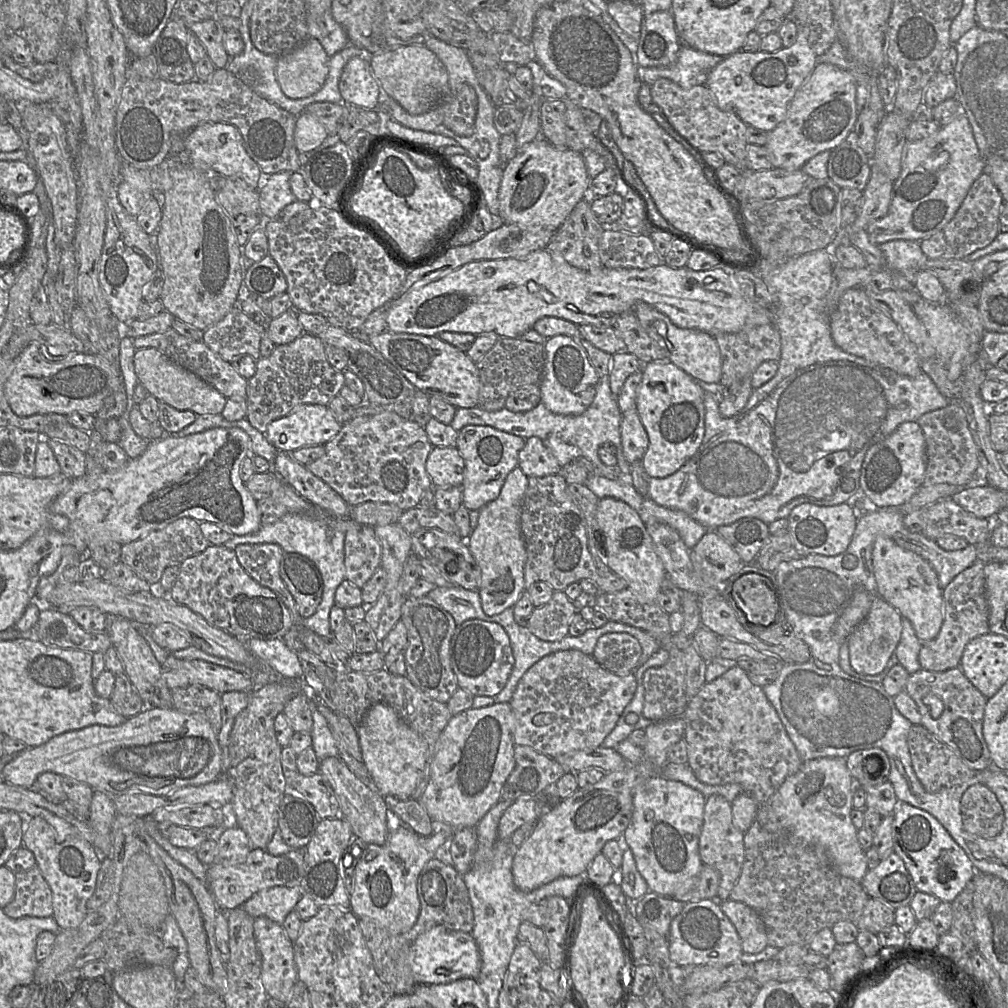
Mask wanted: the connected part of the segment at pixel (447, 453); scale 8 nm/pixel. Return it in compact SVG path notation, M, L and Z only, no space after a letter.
M433 447L425 467L434 489L463 483L464 460L455 447Z

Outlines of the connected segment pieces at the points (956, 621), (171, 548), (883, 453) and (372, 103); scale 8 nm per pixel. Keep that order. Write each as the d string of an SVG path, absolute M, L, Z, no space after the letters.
M982 561L975 562L959 573L943 589L943 624L934 639L922 642L919 652L919 663L922 670L943 672L958 667L967 644L978 636L990 633L985 564Z
M185 517L162 529L154 530L143 538L123 544L121 547L121 561L151 586L157 587L164 570L168 566L179 566L187 558L203 552L209 546L209 541L200 529L200 522Z
M915 421L904 422L866 451L860 476L862 496L868 499L869 506L901 507L922 486L926 464L926 443L921 427Z
M354 57L349 60L338 87L345 103L366 109L376 109L379 106L381 86L373 75L369 57Z

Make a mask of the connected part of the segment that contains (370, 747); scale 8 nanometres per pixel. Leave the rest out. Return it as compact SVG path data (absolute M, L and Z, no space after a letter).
M382 703L372 706L356 726L363 763L376 790L386 798L408 800L419 784L426 761L427 743L396 713Z

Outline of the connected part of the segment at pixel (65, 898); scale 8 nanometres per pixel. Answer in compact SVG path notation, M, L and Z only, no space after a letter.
M25 816L25 820L22 846L34 854L36 866L51 888L52 917L60 930L74 928L89 912L87 902L95 892L102 857L90 842L81 837L68 837L57 843L54 828L41 817Z

